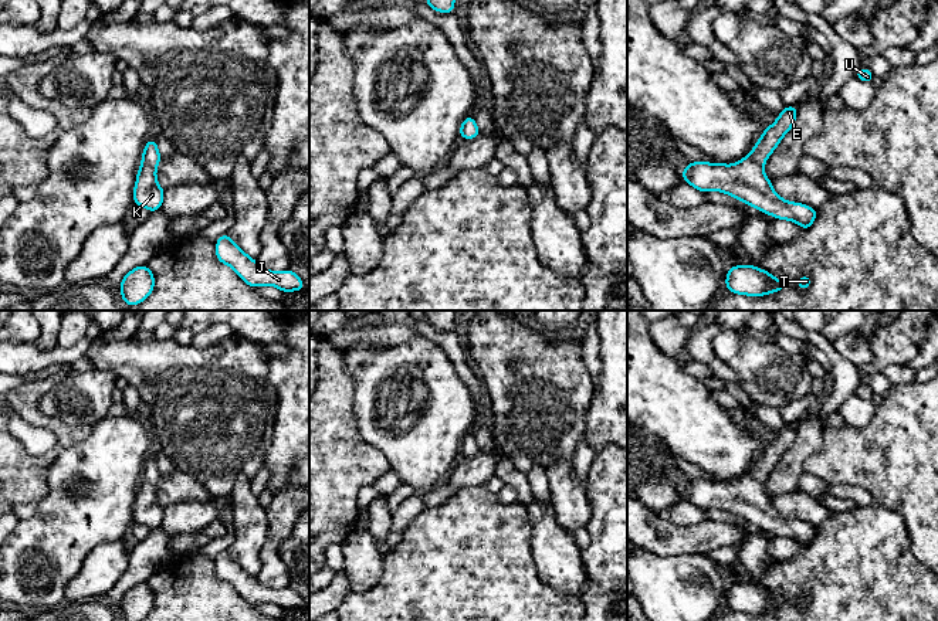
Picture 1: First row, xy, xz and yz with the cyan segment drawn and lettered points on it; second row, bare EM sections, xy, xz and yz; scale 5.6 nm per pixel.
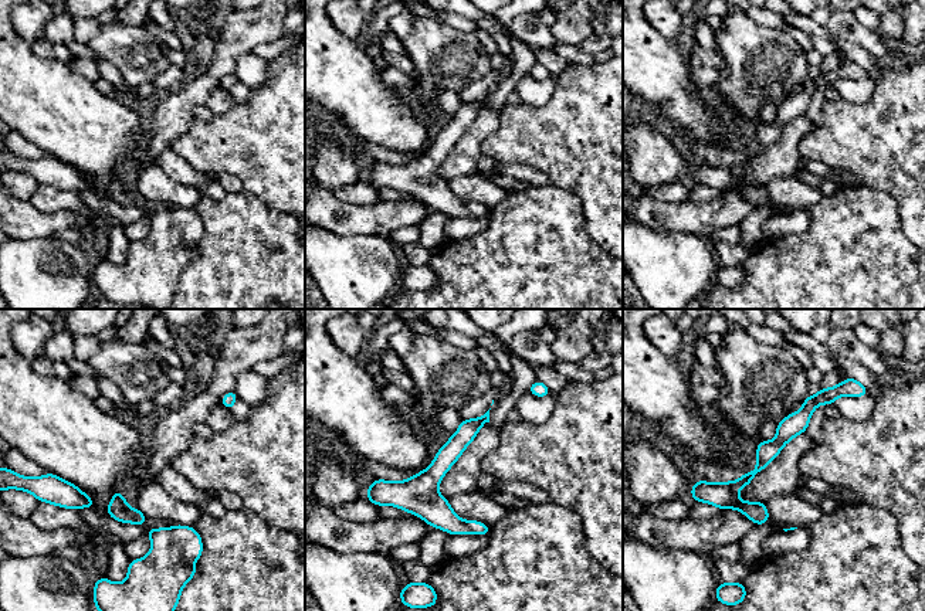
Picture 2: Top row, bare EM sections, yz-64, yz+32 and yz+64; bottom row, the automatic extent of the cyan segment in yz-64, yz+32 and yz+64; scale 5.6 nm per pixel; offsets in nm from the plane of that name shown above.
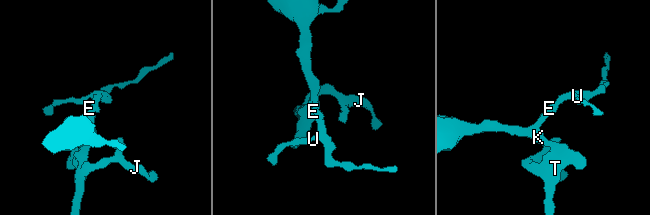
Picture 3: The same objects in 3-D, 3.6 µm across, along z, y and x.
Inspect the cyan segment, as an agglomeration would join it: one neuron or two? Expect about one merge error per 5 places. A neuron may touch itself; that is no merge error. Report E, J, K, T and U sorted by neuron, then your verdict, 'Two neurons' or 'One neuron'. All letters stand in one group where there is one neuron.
Groups: E J K T U. One neuron

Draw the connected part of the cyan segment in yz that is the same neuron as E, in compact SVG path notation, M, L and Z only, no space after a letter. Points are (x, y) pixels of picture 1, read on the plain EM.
M785 424L778 437L768 444L754 468L735 482L691 479L681 495L697 508L727 510L761 530L773 533L778 537L790 537L810 546L817 533L817 527L802 522L785 519L772 505L772 499L765 493L766 476L779 462L780 457L796 440L796 424Z

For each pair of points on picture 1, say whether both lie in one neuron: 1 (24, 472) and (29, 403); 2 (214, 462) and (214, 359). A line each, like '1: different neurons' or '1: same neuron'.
1: same neuron
2: same neuron

